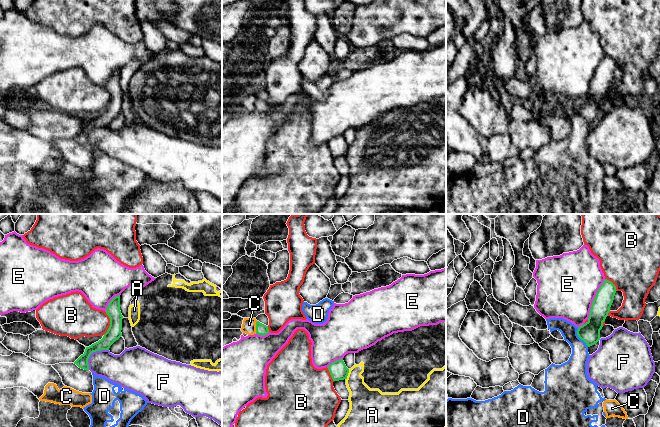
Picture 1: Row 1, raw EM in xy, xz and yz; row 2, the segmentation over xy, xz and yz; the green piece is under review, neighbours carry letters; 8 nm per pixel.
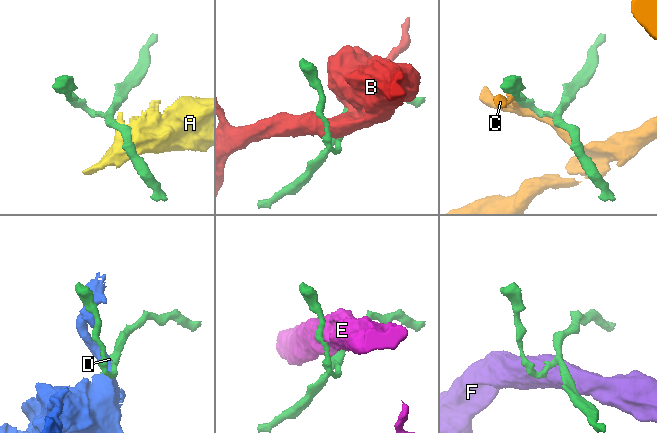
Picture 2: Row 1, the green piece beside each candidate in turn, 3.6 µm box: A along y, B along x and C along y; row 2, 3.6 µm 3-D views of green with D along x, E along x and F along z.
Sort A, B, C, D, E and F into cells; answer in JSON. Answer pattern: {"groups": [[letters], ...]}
{"groups": [["A"], ["B"], ["C"], ["D"], ["E"], ["F"]]}

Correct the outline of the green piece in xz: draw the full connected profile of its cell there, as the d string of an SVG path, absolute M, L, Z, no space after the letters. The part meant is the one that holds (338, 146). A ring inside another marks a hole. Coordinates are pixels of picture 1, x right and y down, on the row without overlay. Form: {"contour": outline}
{"contour": "M343 135L332 138L327 144L333 157L347 155L349 145L346 143Z"}

